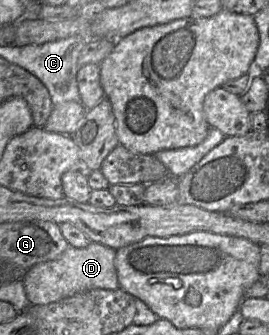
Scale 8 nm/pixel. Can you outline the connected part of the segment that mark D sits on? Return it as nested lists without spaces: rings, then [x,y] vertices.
[[[96,242],[85,248],[69,245],[58,259],[39,263],[26,272],[22,279],[26,296],[31,305],[45,305],[90,289],[118,289],[115,256],[115,249]]]

